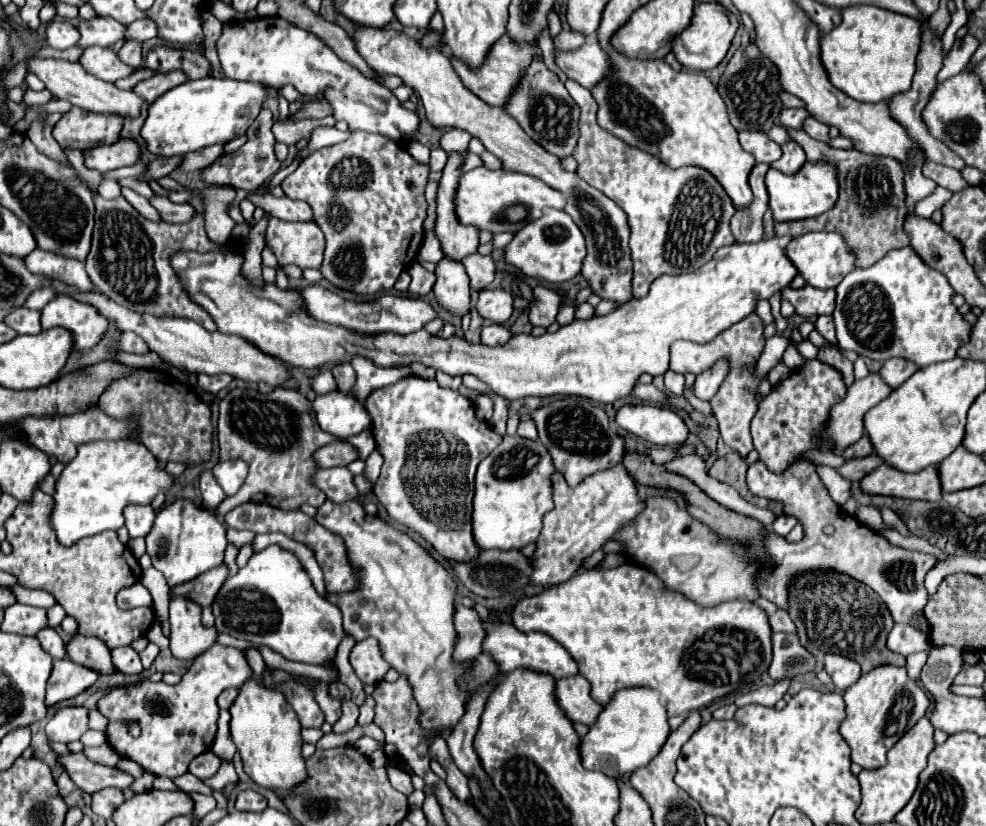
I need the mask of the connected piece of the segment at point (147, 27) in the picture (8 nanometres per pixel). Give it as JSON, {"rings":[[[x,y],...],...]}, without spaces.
{"rings":[[[138,20],[138,22],[132,22],[132,24],[126,26],[124,42],[130,42],[130,40],[146,42],[146,40],[150,40],[154,36],[156,36],[156,24],[150,22],[150,20]]]}

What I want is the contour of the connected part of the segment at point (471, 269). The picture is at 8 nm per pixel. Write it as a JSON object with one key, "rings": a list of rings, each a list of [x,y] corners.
{"rings":[[[478,252],[464,258],[464,268],[466,268],[466,274],[470,276],[470,288],[472,290],[484,290],[490,286],[490,282],[494,280],[494,262],[490,256],[480,256]]]}

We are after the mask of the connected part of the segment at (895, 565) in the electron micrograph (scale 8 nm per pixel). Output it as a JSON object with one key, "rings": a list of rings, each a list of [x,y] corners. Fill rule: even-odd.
{"rings":[[[760,460],[752,464],[747,470],[746,481],[750,492],[758,497],[764,497],[770,501],[783,503],[783,513],[797,518],[804,528],[804,537],[796,544],[788,544],[780,536],[764,536],[764,550],[766,558],[756,556],[748,546],[732,542],[736,546],[736,554],[744,554],[750,562],[754,562],[758,568],[758,584],[760,596],[774,602],[778,608],[788,610],[788,594],[792,586],[792,578],[798,578],[804,572],[812,570],[836,570],[842,574],[848,574],[850,578],[856,578],[876,590],[876,594],[886,602],[894,622],[910,622],[910,616],[918,610],[922,610],[928,602],[928,594],[924,588],[924,576],[928,570],[936,566],[936,558],[920,552],[902,550],[898,546],[892,546],[884,536],[878,532],[862,526],[856,516],[846,514],[828,494],[826,486],[816,474],[816,466],[812,462],[796,462],[792,464],[784,474],[770,472]],[[826,526],[834,526],[834,534],[824,534]],[[772,562],[772,572],[766,568],[766,564]]]}

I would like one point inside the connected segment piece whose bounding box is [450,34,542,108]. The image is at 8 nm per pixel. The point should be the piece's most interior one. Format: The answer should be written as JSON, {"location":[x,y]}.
{"location":[495,82]}

